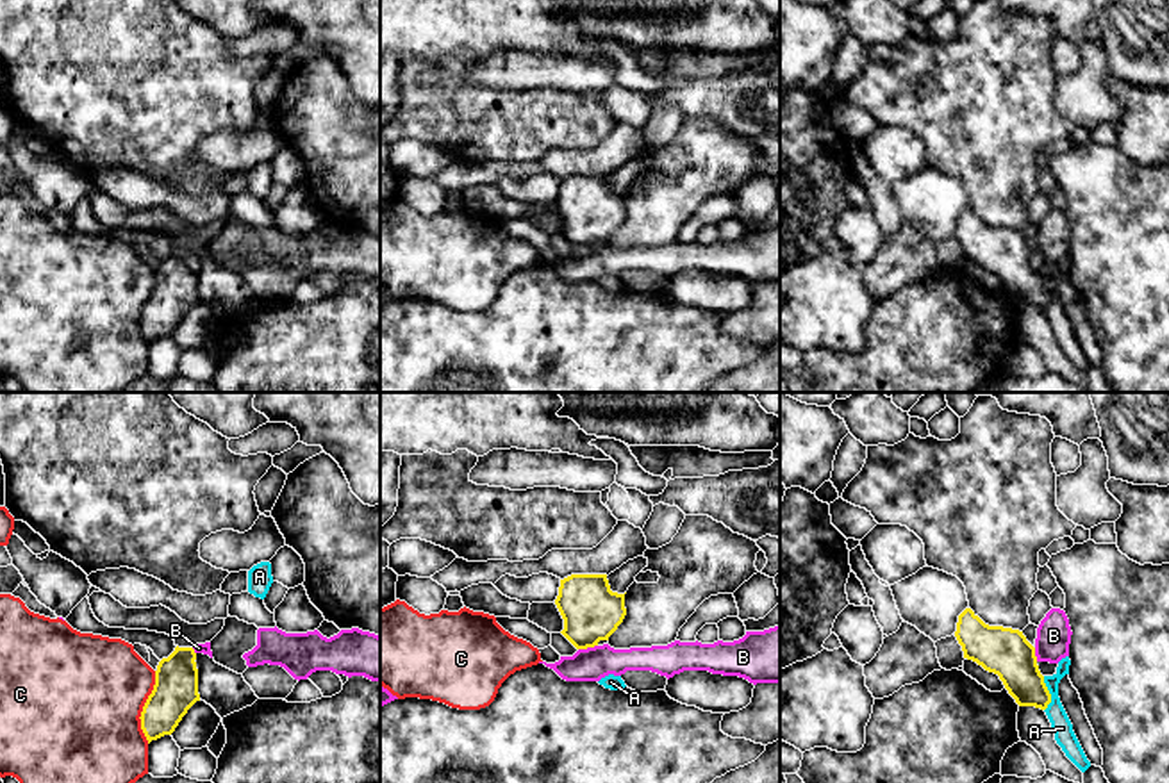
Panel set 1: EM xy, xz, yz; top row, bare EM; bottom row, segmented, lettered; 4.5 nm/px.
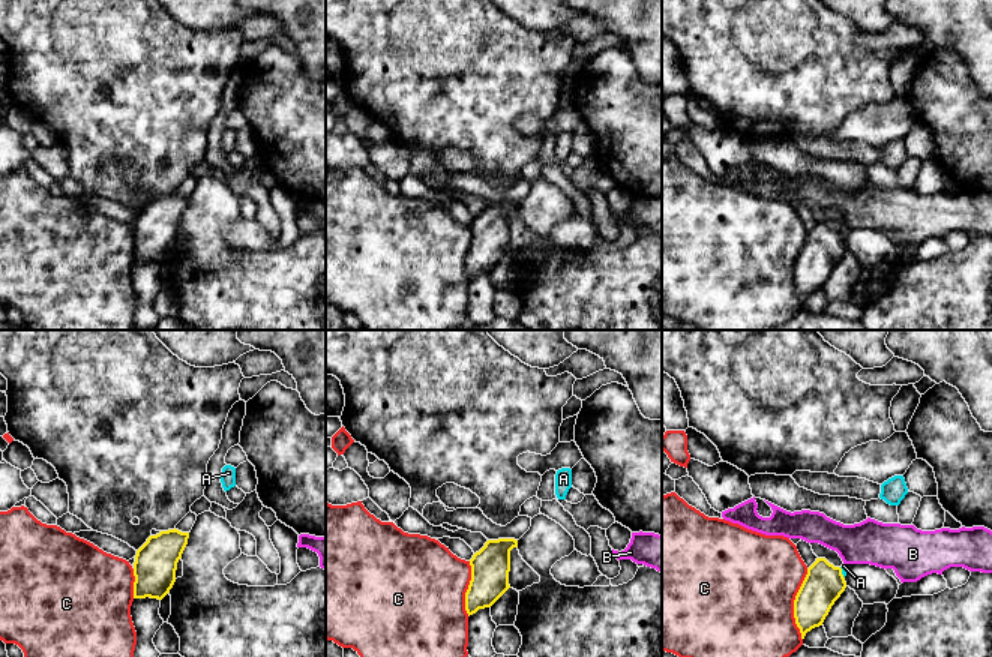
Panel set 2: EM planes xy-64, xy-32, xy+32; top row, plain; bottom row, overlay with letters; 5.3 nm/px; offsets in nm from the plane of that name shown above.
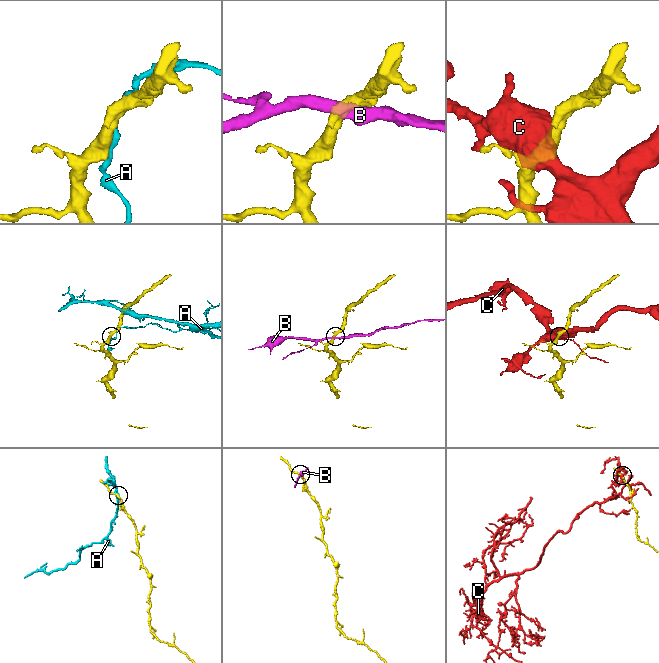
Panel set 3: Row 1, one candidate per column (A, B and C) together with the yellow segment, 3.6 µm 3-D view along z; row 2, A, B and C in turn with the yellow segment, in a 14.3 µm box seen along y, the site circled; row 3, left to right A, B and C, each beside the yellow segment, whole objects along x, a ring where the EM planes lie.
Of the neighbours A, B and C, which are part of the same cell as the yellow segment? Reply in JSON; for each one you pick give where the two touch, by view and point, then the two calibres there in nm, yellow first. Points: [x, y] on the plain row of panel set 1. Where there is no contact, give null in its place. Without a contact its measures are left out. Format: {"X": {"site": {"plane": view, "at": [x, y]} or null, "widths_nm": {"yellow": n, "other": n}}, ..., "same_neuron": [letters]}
{"same_neuron": []}

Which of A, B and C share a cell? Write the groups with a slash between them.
A / B / C

